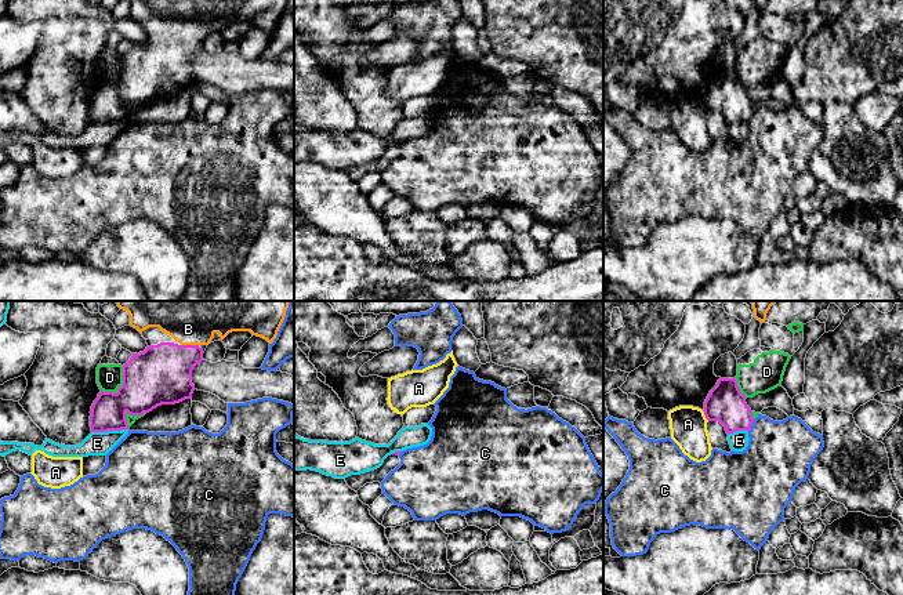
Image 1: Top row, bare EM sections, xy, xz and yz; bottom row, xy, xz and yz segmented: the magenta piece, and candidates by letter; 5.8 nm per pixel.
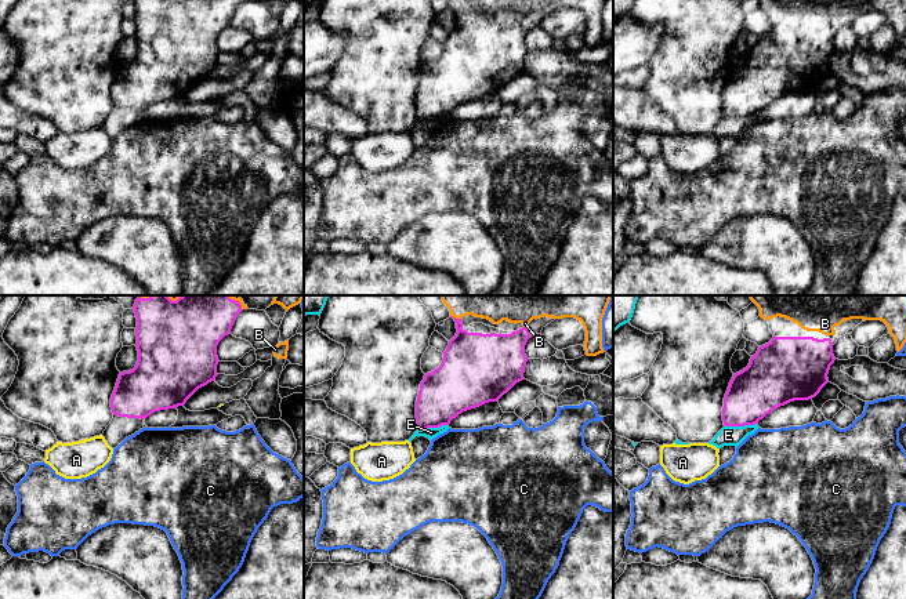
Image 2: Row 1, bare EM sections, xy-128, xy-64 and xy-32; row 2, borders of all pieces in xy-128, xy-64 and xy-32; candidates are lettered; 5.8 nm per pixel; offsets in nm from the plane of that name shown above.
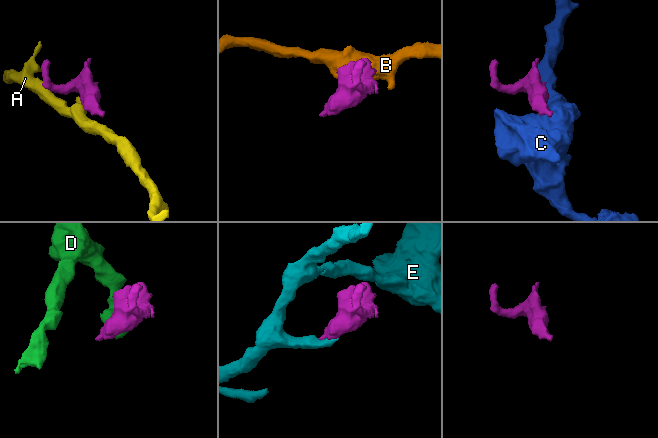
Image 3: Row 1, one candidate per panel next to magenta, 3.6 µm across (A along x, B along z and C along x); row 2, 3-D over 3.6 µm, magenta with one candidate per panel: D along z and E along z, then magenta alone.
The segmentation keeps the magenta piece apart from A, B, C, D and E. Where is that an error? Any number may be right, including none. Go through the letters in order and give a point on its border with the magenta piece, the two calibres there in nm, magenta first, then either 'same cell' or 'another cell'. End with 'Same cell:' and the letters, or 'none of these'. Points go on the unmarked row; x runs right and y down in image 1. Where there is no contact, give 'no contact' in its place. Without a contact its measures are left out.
A: meets magenta in yz at (704, 105); 220 nm thick on the magenta side, 220 nm on the other; another cell
B: meets magenta in xy at (189, 36); 360 nm thick on the magenta side, 200 nm on the other; same cell
C: meets magenta in yz at (751, 115); 220 nm thick on the magenta side, 380 nm on the other; another cell
D: meets magenta in xy at (120, 77); 340 nm thick on the magenta side, 160 nm on the other; another cell
E: meets magenta in xy at (109, 120); 200 nm thick on the magenta side, 140 nm on the other; another cell
Same cell: B

